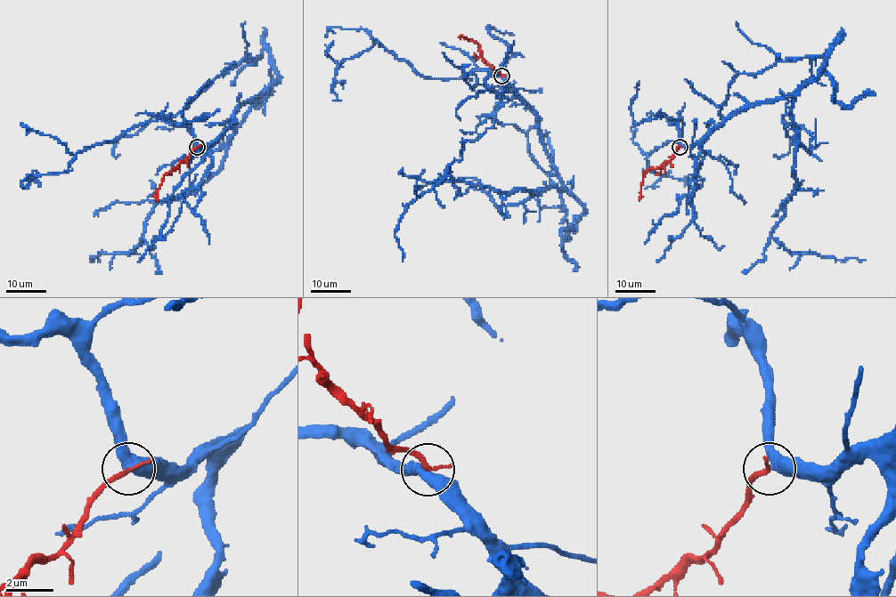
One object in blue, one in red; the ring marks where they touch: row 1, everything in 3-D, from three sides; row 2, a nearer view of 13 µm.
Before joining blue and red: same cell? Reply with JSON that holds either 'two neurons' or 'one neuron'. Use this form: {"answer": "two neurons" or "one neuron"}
{"answer": "one neuron"}

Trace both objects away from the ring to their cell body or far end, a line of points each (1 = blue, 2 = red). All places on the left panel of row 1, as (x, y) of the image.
1: (197, 146), (210, 145), (258, 97), (224, 165), (158, 203), (135, 248), (90, 259), (98, 260)
2: (197, 146), (184, 161), (163, 177), (157, 190), (157, 199)

